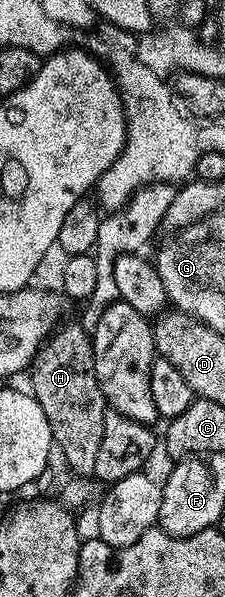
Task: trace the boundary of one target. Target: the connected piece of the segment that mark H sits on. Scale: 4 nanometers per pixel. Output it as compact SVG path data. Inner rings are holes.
M60 324L55 332L44 341L38 355L31 363L29 370L31 386L29 392L41 403L41 411L45 411L45 419L49 419L49 431L54 448L63 456L63 461L77 477L95 477L97 467L97 451L101 448L101 430L105 427L105 415L109 412L107 400L103 397L101 387L95 374L95 346L90 332L87 333L79 325Z

